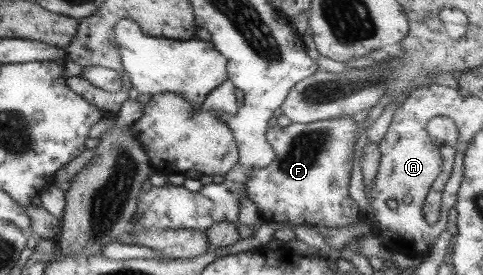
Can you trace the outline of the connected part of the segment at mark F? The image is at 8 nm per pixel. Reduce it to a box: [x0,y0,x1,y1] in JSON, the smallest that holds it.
[244,115,358,228]

